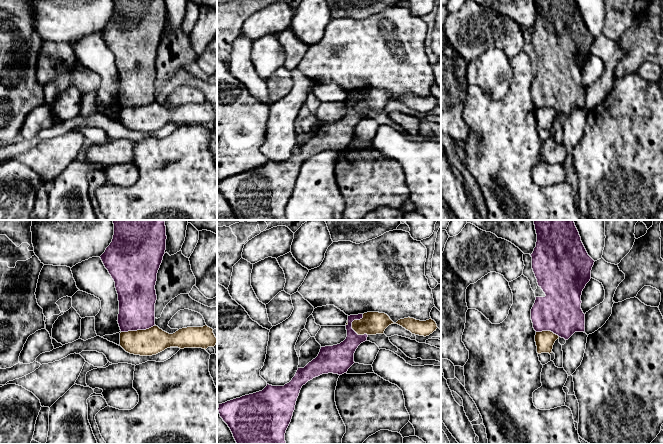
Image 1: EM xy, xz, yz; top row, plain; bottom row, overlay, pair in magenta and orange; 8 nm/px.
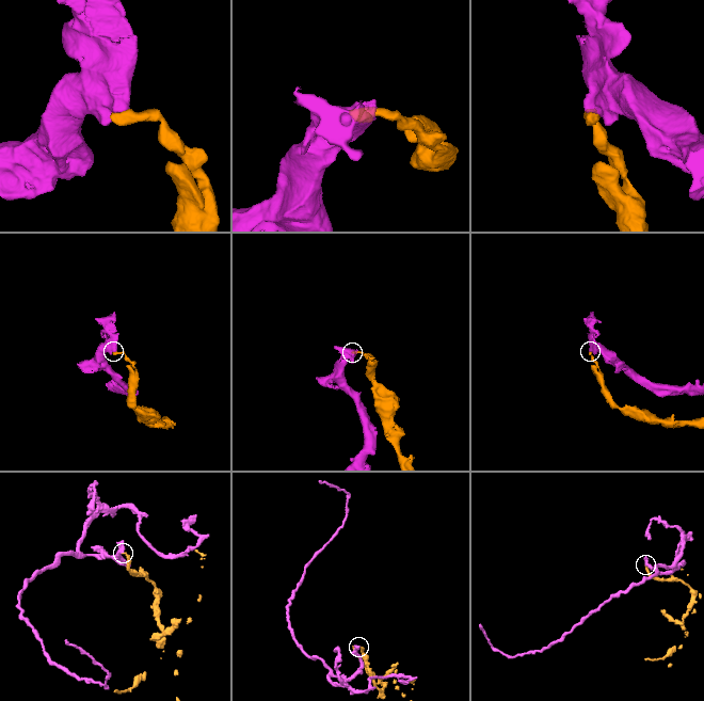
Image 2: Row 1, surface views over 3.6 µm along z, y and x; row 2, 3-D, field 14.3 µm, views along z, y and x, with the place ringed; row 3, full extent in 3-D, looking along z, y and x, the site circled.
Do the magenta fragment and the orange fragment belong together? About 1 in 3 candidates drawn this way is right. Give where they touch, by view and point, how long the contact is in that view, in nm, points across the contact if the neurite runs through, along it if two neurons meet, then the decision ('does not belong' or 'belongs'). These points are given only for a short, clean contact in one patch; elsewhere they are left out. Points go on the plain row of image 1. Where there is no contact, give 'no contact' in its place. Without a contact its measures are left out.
xz (352, 97) | 180 nm | along xz (363, 90), (361, 94), (352, 98), (352, 105), (358, 111) | does not belong

